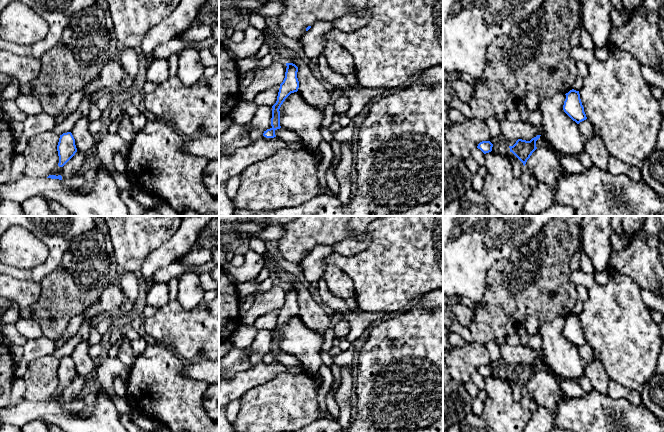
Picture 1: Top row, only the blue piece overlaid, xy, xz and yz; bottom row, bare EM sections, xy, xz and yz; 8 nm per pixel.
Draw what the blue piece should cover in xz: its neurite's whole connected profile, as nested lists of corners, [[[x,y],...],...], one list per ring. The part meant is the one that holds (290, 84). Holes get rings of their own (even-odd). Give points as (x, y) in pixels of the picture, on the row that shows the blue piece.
[[[286,63],[286,72],[283,82],[280,84],[277,101],[272,106],[271,128],[264,131],[263,136],[266,138],[276,137],[275,131],[280,129],[280,107],[285,99],[294,92],[298,91],[299,81],[297,78],[298,67],[293,63]]]

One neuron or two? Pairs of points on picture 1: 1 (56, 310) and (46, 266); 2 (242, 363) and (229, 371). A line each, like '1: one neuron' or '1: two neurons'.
1: two neurons
2: one neuron

